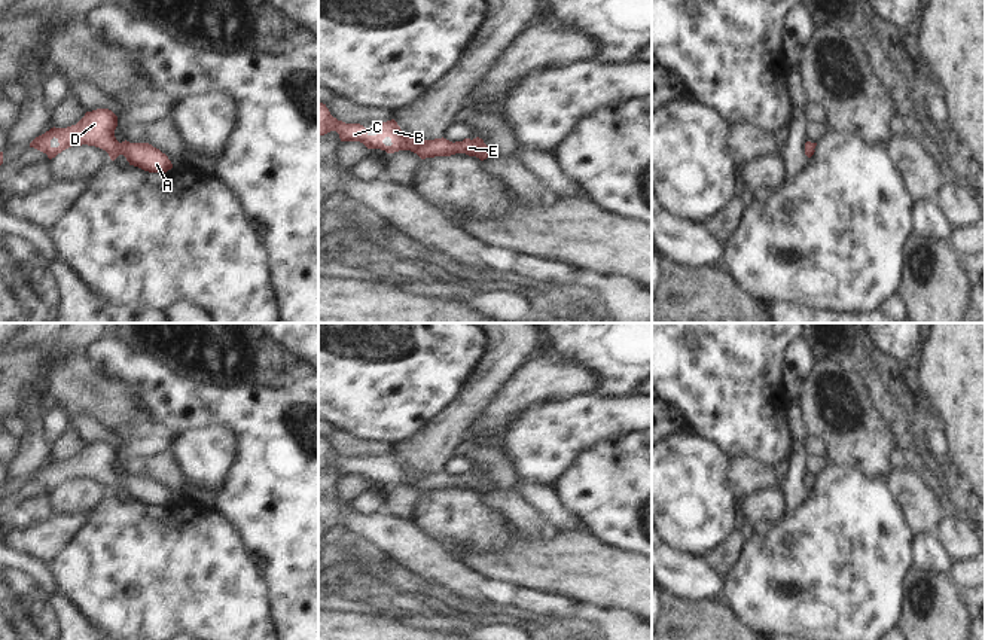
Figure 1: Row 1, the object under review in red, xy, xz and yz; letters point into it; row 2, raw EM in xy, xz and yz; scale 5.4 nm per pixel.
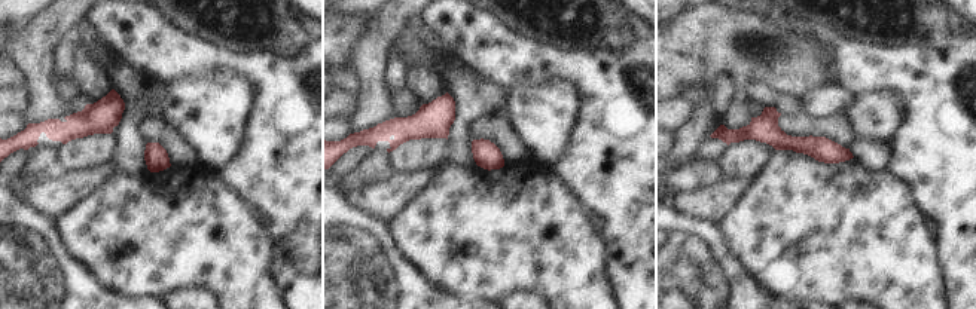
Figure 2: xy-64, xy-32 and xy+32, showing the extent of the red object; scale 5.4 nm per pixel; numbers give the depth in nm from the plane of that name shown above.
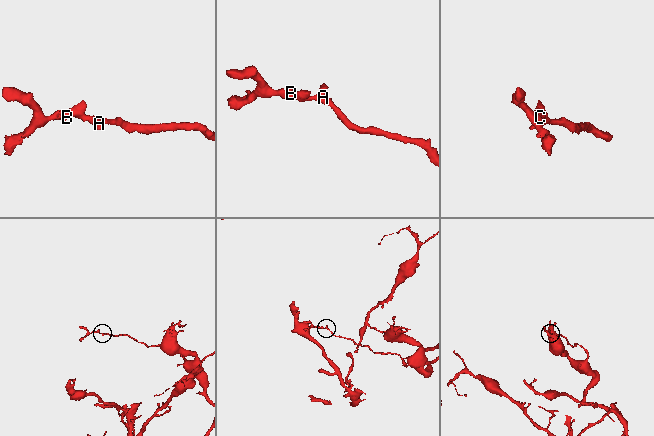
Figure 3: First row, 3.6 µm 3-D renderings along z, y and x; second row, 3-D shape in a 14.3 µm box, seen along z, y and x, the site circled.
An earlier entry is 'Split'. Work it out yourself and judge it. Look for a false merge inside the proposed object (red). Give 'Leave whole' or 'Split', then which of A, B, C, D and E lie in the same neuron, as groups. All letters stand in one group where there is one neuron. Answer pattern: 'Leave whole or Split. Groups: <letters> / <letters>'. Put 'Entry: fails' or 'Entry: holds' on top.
Entry: fails
Leave whole. Groups: A B C D E.

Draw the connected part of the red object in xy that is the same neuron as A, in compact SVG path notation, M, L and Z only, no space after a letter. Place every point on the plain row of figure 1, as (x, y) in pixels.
M97 442L86 445L85 449L71 460L51 461L45 467L36 470L30 481L34 481L55 491L71 479L95 479L106 484L112 494L123 488L129 499L138 500L149 506L167 506L173 502L171 494L159 482L149 476L119 476L115 470L118 449L109 442Z

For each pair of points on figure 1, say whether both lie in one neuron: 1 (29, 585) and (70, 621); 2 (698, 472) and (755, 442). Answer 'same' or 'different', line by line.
1: same
2: different

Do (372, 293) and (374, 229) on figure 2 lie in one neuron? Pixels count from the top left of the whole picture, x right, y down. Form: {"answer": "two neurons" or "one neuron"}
{"answer": "one neuron"}

